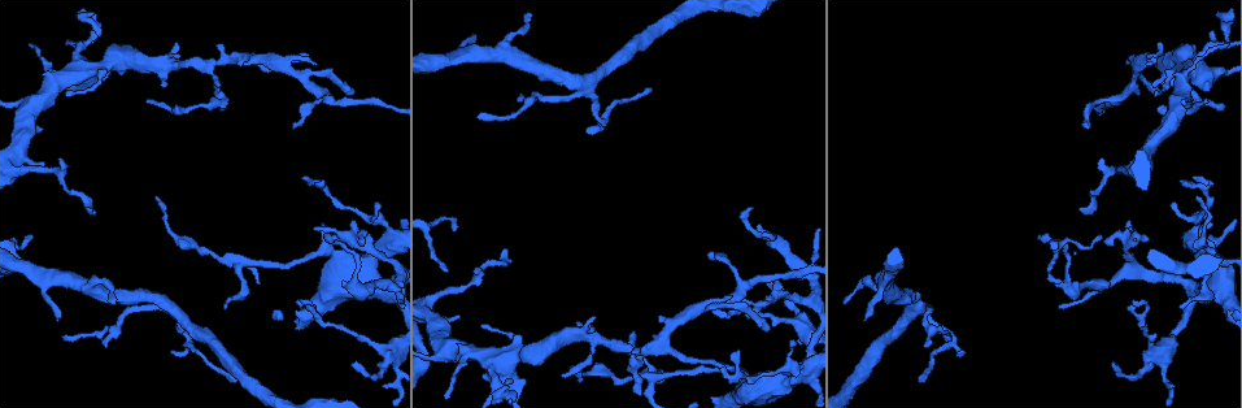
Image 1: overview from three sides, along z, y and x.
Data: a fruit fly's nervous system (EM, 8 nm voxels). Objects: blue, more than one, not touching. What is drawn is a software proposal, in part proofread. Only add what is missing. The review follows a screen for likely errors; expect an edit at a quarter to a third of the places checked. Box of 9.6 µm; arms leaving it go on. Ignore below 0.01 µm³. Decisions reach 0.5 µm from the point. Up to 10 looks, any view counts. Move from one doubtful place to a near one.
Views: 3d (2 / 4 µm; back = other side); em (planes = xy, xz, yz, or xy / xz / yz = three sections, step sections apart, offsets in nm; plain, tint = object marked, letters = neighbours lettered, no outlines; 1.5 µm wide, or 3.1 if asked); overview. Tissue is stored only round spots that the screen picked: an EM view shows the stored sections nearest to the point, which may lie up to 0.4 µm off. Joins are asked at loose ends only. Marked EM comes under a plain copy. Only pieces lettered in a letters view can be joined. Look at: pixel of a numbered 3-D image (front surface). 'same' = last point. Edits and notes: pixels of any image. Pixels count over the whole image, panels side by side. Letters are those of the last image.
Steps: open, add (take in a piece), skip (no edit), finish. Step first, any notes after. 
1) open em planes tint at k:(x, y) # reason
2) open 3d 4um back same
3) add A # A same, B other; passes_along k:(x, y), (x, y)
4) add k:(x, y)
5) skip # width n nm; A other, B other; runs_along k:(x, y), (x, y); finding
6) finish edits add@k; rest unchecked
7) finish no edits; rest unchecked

open 3d 2um back at 1:(65, 335) # an open end

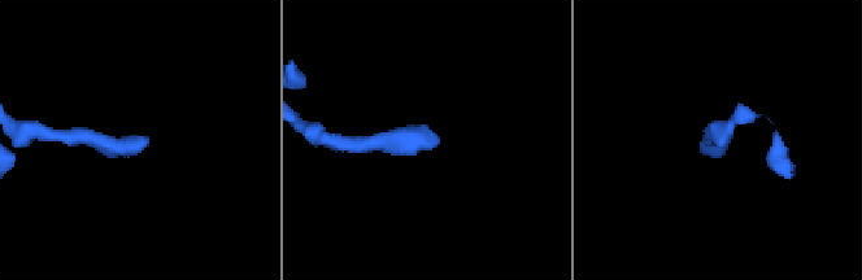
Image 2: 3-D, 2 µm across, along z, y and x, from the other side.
open em yz step 8 letters at 2:(434, 134) # shape alone is not enough

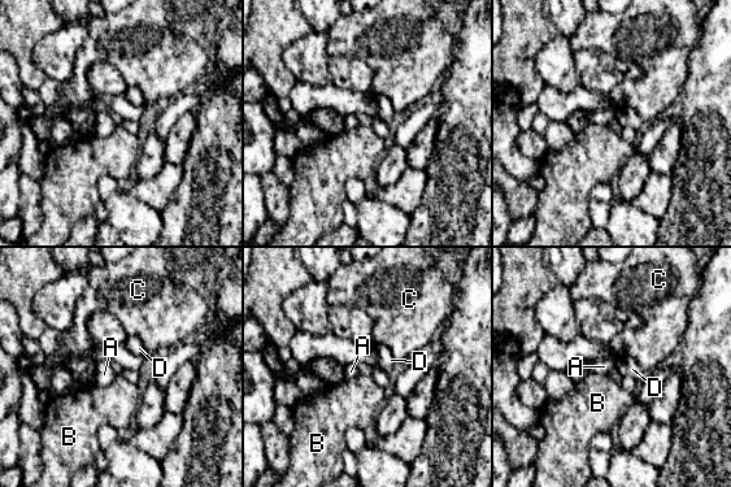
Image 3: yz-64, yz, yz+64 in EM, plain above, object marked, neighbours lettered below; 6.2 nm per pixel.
open em planes letters same # cut it another way

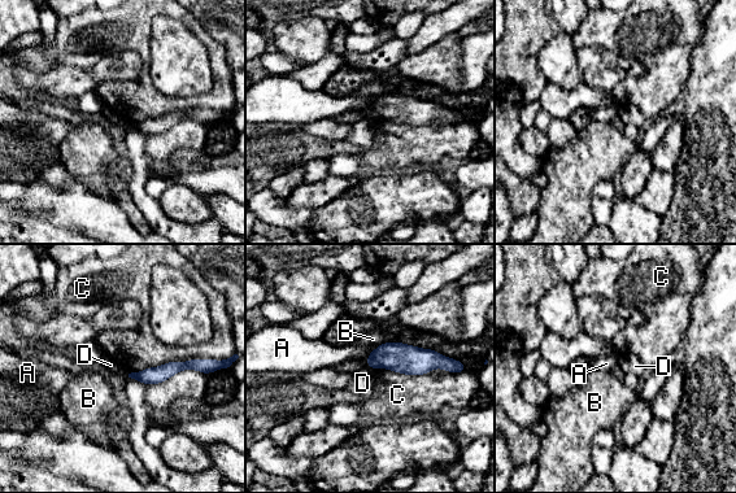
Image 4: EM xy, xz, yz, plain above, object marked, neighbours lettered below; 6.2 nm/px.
skip # A other, B other, C other, D other; border 4:(371, 352), (365, 361); none of them fits

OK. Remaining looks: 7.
open em xy step 4 letters at 1:(473, 35) # an open end

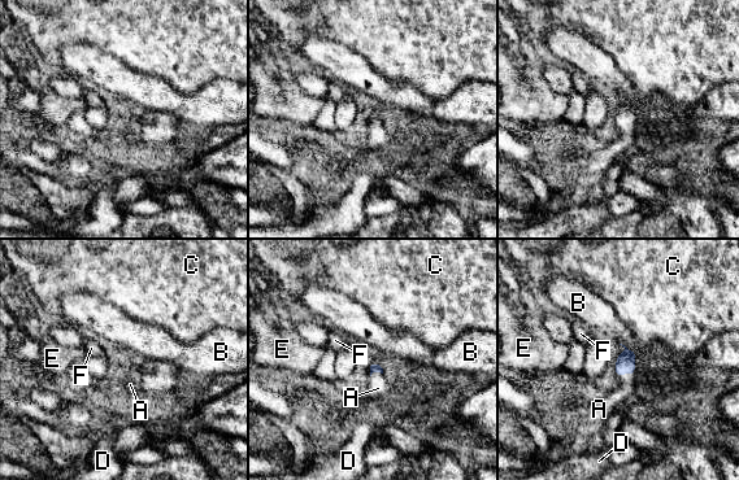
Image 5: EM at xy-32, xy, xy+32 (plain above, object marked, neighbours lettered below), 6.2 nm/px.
add A # longest_contact B 120 nm; A same, B other, C other, D other, E other, F other; it goes on there

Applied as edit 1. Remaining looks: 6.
open overview # see it whole again

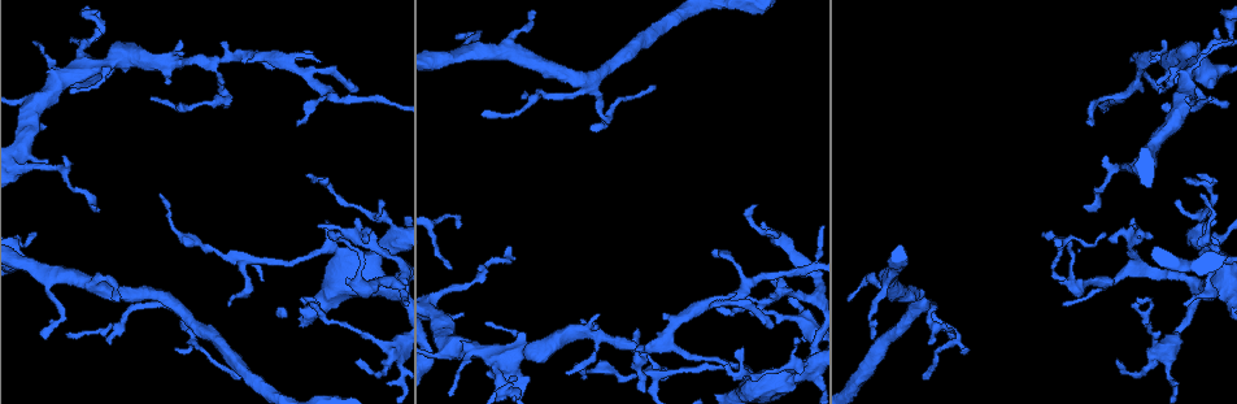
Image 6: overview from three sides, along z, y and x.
open em planes tint at 6:(524, 384) # an open end

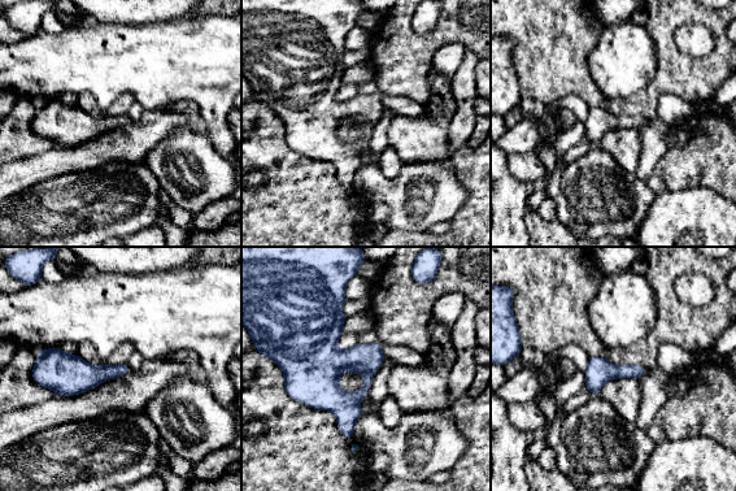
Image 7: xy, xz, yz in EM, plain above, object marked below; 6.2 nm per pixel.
open em planes letters same

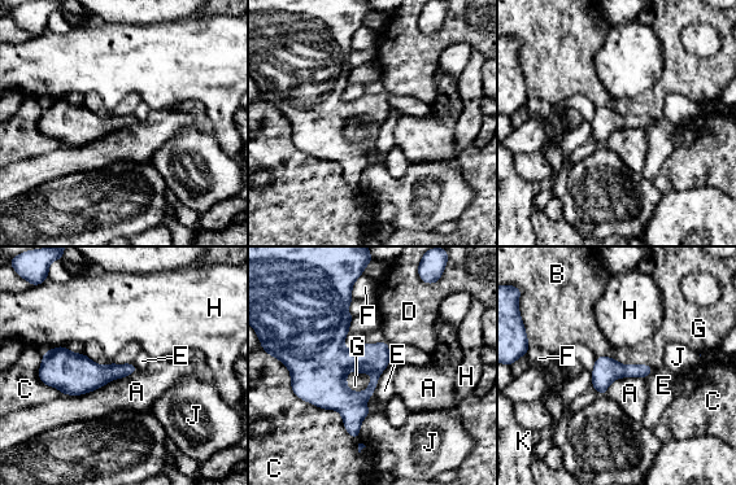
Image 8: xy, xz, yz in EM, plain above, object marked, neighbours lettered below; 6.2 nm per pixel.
skip # longest_contact C 650 nm; A other, B other, C other, D other, E other, F other, G other, H other, J other, K other; none of them fits

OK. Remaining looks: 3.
open em planes letters at 6:(1104, 234) # an open end

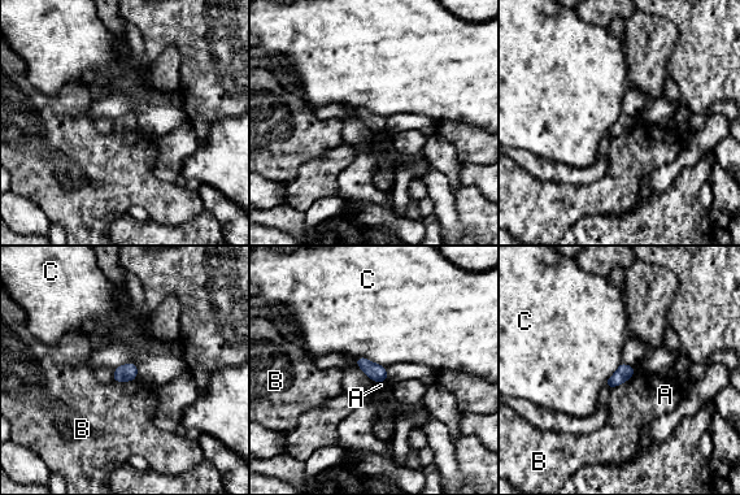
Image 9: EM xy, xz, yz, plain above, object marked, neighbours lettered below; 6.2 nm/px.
skip # A other, B other, C other; border 9:(356, 357), (368, 357), (386, 367); no lettered piece goes on from it

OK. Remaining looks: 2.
finish edits add@5; rest unchecked

